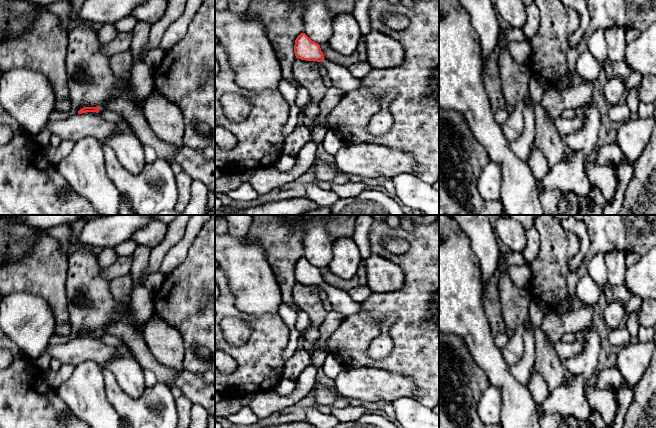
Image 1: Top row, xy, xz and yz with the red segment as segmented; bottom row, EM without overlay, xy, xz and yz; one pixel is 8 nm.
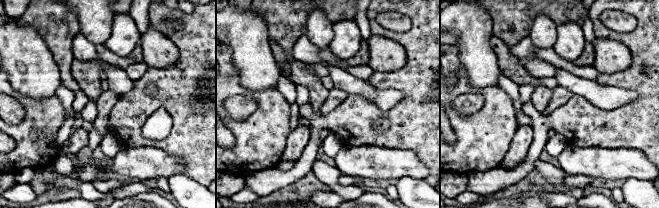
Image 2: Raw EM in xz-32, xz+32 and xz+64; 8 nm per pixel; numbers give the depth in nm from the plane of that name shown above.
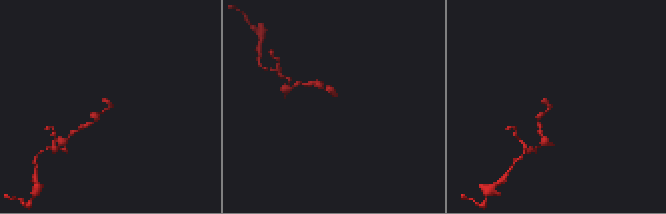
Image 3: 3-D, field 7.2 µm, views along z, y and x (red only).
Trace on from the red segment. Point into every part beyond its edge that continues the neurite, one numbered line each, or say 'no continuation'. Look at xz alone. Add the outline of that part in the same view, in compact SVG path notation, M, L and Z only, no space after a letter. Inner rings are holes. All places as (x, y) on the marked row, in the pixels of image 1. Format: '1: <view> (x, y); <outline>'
1: xz (342, 79); M326 58L321 64L327 69L333 87L347 93L362 86L361 79L354 77L347 67L338 65Z

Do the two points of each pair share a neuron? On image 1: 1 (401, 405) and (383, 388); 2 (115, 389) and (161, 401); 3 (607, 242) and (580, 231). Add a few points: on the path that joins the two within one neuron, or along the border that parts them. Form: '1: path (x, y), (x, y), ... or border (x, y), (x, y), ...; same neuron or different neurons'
1: border (415, 398), (397, 397), (391, 402); different neurons
2: path (126, 401), (128, 403), (149, 403); same neuron
3: border (584, 225), (589, 240), (589, 250), (585, 257); different neurons

